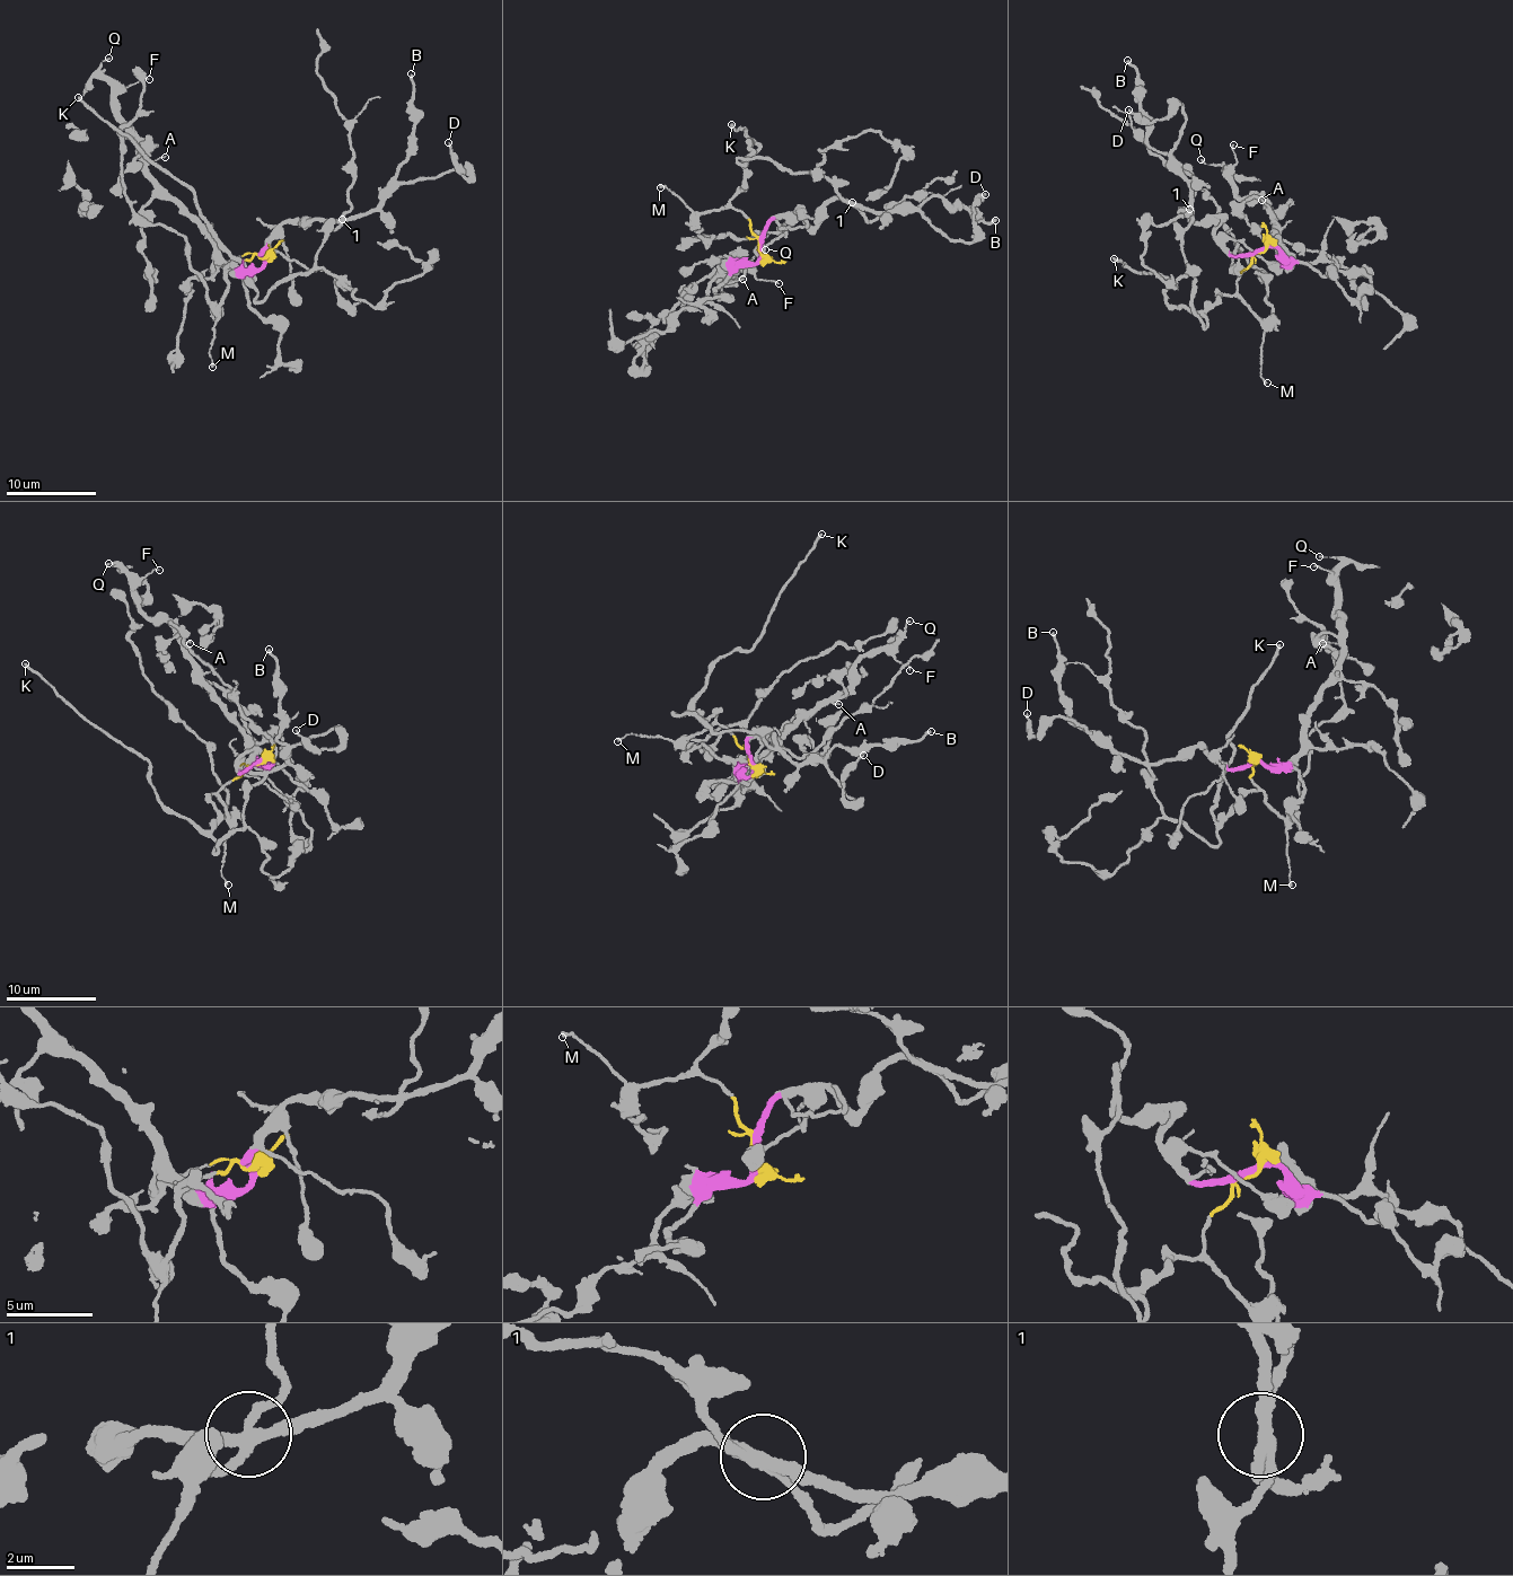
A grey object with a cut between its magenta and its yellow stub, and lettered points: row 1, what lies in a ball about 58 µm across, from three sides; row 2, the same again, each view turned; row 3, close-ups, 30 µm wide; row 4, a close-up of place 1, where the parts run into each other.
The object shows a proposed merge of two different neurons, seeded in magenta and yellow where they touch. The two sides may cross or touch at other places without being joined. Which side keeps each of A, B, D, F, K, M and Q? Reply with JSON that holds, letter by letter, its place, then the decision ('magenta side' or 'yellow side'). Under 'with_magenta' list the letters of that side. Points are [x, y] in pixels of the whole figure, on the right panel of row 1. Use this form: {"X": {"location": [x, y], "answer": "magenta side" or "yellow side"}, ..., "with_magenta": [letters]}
{"A": {"location": [1261, 200], "answer": "magenta side"}, "B": {"location": [1127, 60], "answer": "magenta side"}, "D": {"location": [1128, 109], "answer": "magenta side"}, "F": {"location": [1233, 144], "answer": "magenta side"}, "K": {"location": [1114, 258], "answer": "yellow side"}, "M": {"location": [1267, 383], "answer": "yellow side"}, "Q": {"location": [1201, 159], "answer": "magenta side"}, "with_magenta": ["A", "B", "D", "F", "Q"]}

